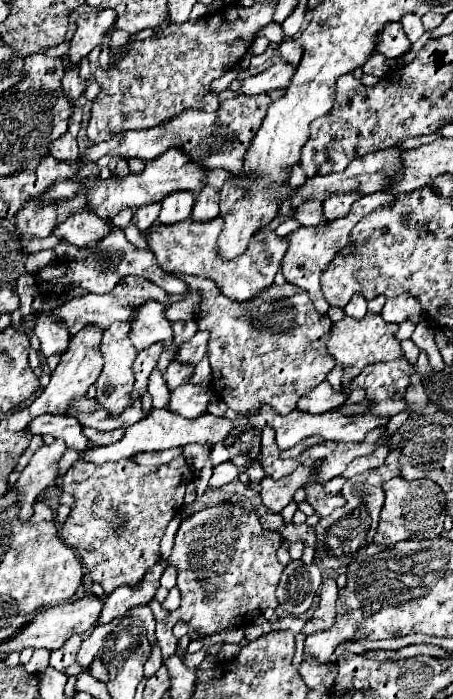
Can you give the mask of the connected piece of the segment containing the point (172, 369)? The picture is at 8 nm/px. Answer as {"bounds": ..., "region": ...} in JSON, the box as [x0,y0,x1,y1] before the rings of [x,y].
{"bounds":[163,360,193,390],"region":[[[173,360],[173,362],[169,364],[169,368],[167,368],[167,372],[163,374],[163,378],[165,378],[169,390],[173,390],[173,388],[181,386],[191,374],[193,374],[193,368],[189,368],[189,366],[185,366],[185,364],[177,364],[177,362]]]}

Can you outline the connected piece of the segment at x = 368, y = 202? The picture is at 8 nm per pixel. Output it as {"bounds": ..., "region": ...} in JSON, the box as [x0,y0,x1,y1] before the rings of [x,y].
{"bounds":[281,190,395,312],"region":[[[379,190],[379,192],[373,192],[373,194],[365,194],[365,196],[361,196],[353,204],[351,212],[345,218],[333,220],[333,222],[329,222],[327,226],[321,226],[321,228],[313,228],[313,226],[311,228],[305,228],[305,226],[301,226],[293,234],[289,234],[289,250],[285,252],[285,258],[281,262],[281,270],[285,274],[285,280],[291,282],[291,284],[295,284],[295,286],[299,286],[299,288],[303,288],[311,296],[311,300],[313,300],[313,304],[315,304],[315,308],[319,312],[327,312],[329,304],[327,304],[327,300],[323,298],[323,292],[321,292],[321,282],[319,282],[321,280],[321,274],[325,272],[325,268],[329,266],[329,262],[345,246],[351,244],[351,232],[353,232],[355,224],[361,218],[365,218],[369,212],[393,204],[393,200],[395,200],[395,194],[391,190]]]}

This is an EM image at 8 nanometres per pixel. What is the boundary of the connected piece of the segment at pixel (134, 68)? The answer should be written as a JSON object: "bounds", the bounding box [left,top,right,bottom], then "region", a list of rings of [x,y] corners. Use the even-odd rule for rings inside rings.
{"bounds":[87,2,275,144],"region":[[[255,2],[253,6],[227,4],[197,22],[169,24],[161,38],[131,42],[131,50],[125,56],[109,62],[107,68],[99,66],[93,74],[101,92],[93,100],[87,138],[97,144],[117,132],[153,128],[189,108],[215,112],[219,96],[211,92],[211,82],[239,64],[257,32],[273,20],[273,12],[275,4],[269,2]]]}

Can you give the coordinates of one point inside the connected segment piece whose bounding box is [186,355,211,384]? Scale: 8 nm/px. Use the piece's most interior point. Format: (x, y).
(202, 372)

